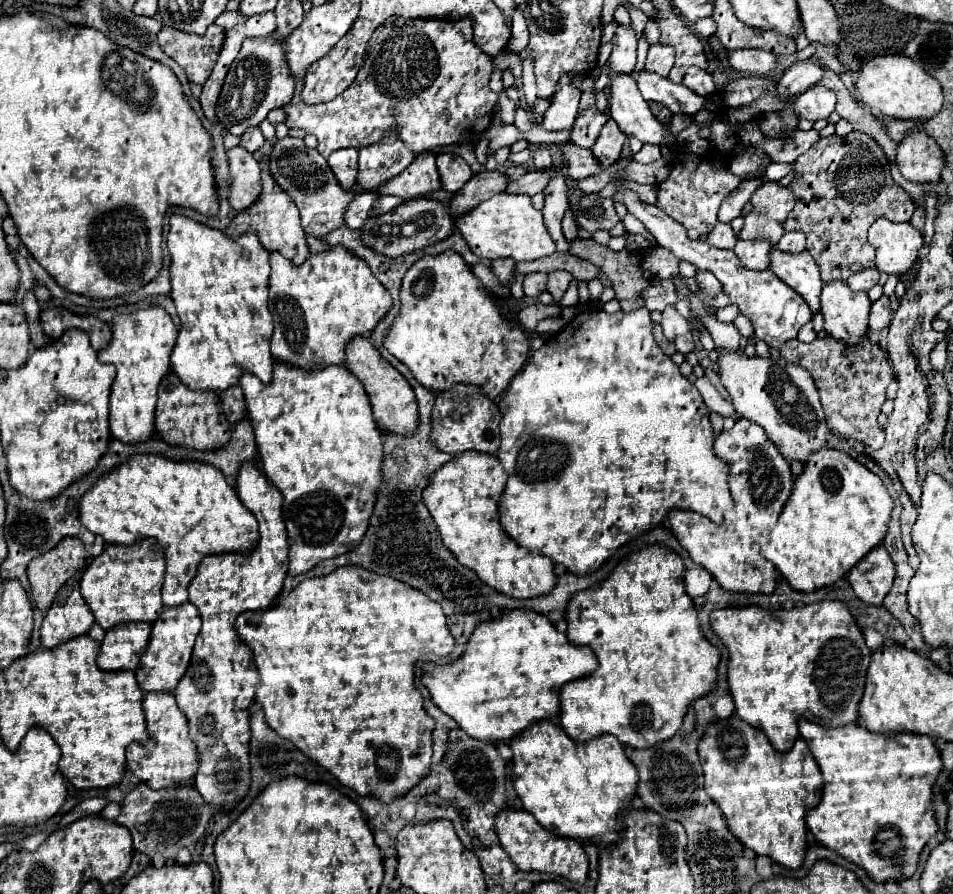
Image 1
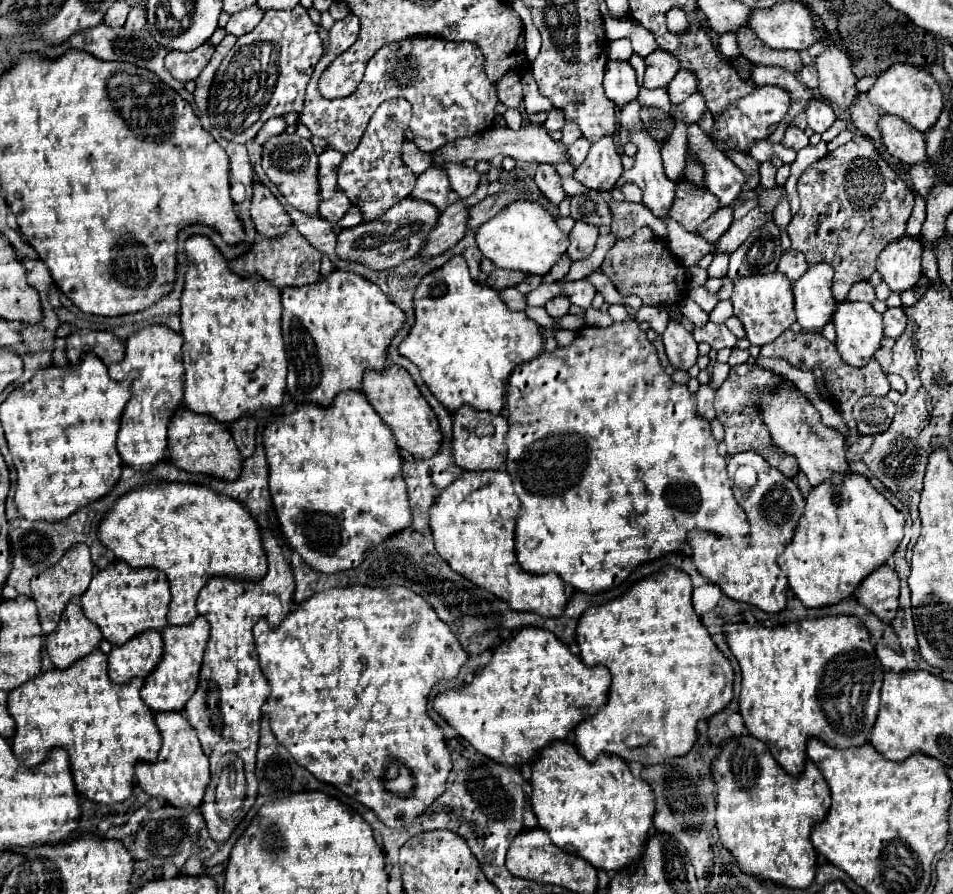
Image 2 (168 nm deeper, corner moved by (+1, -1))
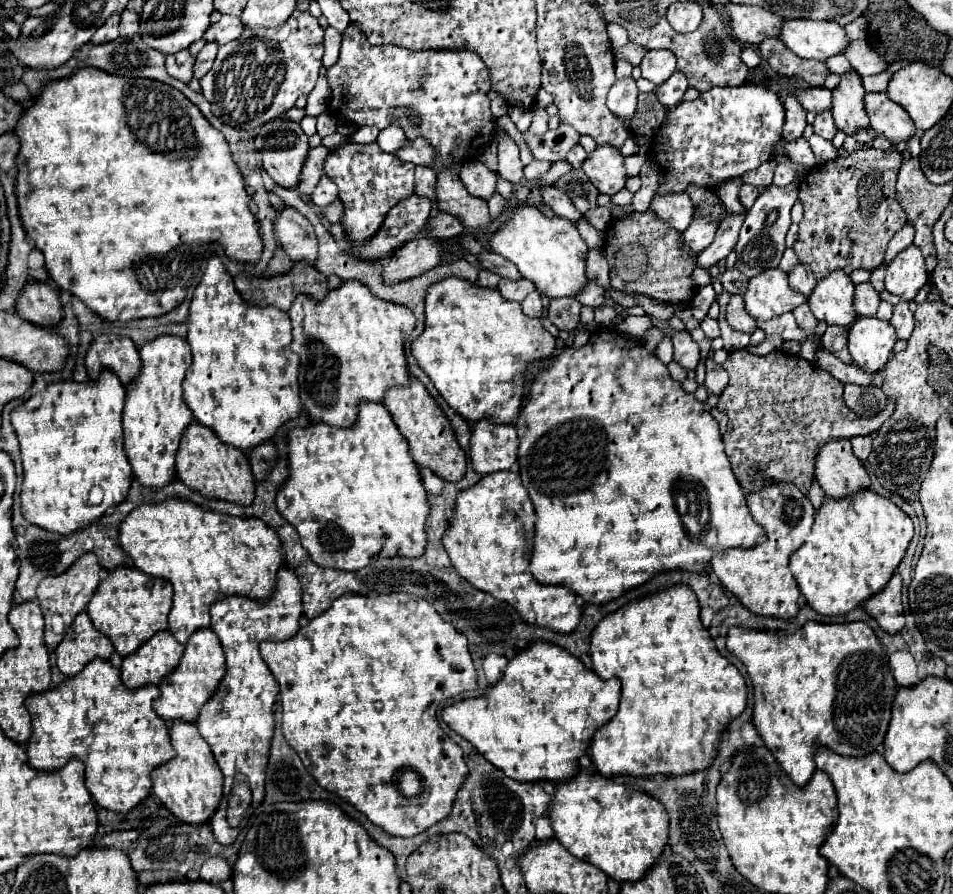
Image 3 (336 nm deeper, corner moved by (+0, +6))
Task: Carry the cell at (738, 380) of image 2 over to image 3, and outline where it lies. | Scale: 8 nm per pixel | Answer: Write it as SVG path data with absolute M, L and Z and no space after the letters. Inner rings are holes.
M746 349L730 351L724 369L730 375L728 387L718 397L718 409L728 415L724 451L746 491L760 491L764 481L790 481L802 493L808 493L814 479L814 455L826 439L850 439L878 431L894 409L894 401L888 399L880 415L870 419L858 417L846 407L842 399L844 385L838 379L802 357L782 351L772 351L764 357ZM758 465L762 475L756 473Z

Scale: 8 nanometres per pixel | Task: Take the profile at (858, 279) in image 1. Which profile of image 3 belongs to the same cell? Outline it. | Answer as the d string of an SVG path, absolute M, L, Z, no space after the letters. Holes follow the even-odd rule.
M858 283L854 287L854 303L852 305L856 307L856 313L874 315L878 309L878 303L880 303L880 295L870 283Z

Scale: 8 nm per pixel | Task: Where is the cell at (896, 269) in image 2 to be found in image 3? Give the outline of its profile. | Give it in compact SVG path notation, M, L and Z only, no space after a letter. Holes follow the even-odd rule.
M916 245L900 251L886 265L886 291L900 295L902 301L912 301L918 289L928 281L924 255Z

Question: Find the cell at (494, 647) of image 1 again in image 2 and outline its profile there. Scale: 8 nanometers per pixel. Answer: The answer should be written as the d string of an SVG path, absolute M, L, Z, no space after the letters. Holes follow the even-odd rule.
M519 630L509 642L503 642L493 652L491 664L475 674L471 684L465 684L459 690L441 692L433 700L435 712L457 730L477 752L499 762L503 766L523 766L531 764L535 756L541 754L545 746L557 740L567 740L569 732L577 728L579 722L591 718L607 702L607 692L611 688L611 674L607 668L595 666L587 668L563 642L559 642L547 630Z

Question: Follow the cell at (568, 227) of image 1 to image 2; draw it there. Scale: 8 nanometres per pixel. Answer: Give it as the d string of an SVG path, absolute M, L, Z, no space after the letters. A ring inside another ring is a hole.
M575 222L573 230L571 230L571 244L569 244L569 258L575 262L575 260L585 260L589 258L589 254L593 252L595 248L595 242L597 242L597 236L599 236L599 230L597 226L591 226L591 224L583 224L583 222Z

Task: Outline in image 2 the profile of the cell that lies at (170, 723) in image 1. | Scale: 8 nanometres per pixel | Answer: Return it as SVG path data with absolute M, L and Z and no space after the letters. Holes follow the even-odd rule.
M159 714L155 718L163 746L159 752L159 760L155 764L137 764L137 784L151 796L157 798L169 806L179 806L179 808L199 808L205 798L205 790L211 780L209 772L209 758L203 754L199 738L185 720L183 714Z

